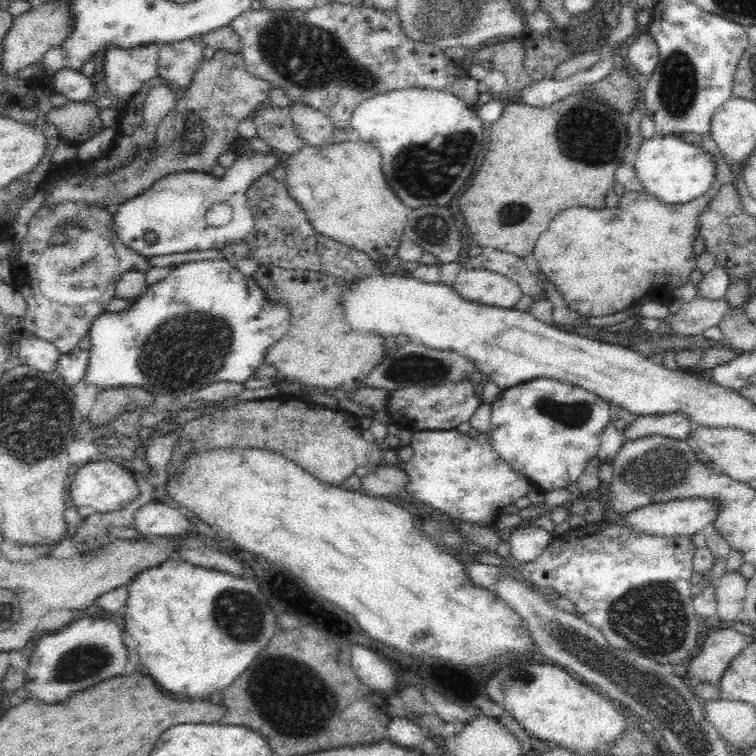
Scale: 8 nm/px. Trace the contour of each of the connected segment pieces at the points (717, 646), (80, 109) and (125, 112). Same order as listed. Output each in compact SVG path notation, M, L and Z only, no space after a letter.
M717 624L715 630L709 630L709 636L704 635L704 646L698 656L686 664L688 681L697 679L719 686L732 660L753 642L752 636L738 632L733 626Z
M68 101L62 106L50 109L45 120L55 126L60 140L79 144L95 136L102 128L98 111L98 106L92 102Z
M160 75L147 80L140 86L140 90L127 101L124 106L120 107L116 116L116 135L120 137L131 137L135 130L142 124L143 104L152 86L169 84L168 80Z

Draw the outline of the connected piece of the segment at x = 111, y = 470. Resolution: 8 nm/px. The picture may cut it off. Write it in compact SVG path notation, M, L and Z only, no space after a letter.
M102 456L97 462L89 462L74 468L68 483L68 494L74 506L94 508L98 513L114 512L124 508L142 492L134 475L124 468L119 461L112 462L112 456Z

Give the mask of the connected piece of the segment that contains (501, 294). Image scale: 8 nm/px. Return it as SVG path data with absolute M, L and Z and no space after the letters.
M461 269L451 284L464 299L481 305L512 309L523 295L509 277L480 269Z

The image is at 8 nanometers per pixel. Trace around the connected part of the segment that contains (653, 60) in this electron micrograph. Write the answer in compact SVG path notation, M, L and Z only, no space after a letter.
M649 35L634 38L626 48L626 62L644 82L655 71L659 60L659 48L656 41Z

